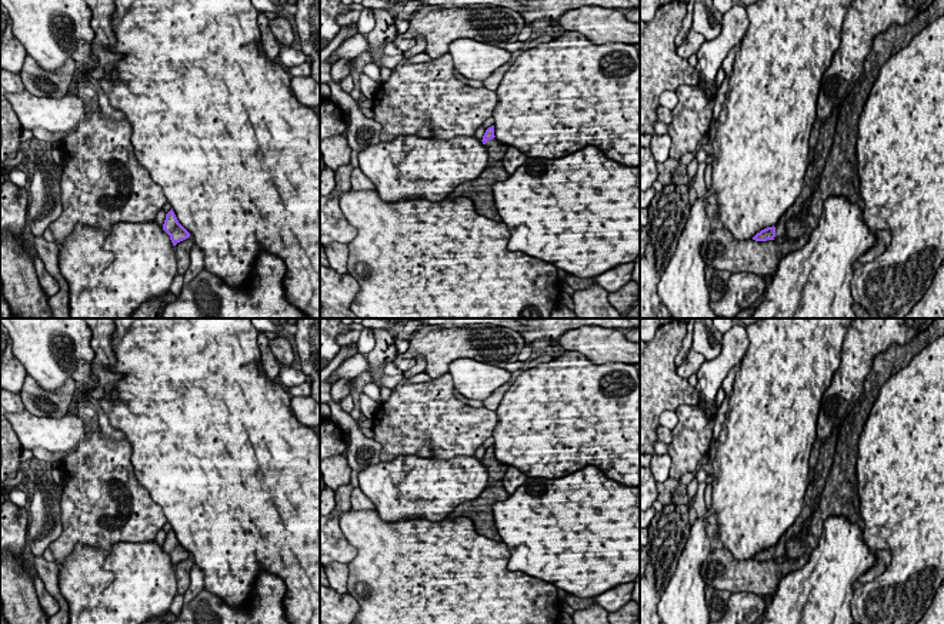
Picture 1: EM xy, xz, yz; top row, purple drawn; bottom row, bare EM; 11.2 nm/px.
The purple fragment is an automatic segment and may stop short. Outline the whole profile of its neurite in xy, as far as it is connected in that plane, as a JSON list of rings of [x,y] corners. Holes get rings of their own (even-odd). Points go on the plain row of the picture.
[[[173,528],[166,534],[163,550],[170,555],[173,565],[190,557],[190,553],[179,543]]]

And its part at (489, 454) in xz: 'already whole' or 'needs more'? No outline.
needs more

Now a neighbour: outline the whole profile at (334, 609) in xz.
[[[320,585],[320,624],[353,624],[360,611],[354,597]]]

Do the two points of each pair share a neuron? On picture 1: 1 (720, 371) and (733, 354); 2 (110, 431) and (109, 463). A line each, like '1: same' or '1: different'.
1: same
2: different

